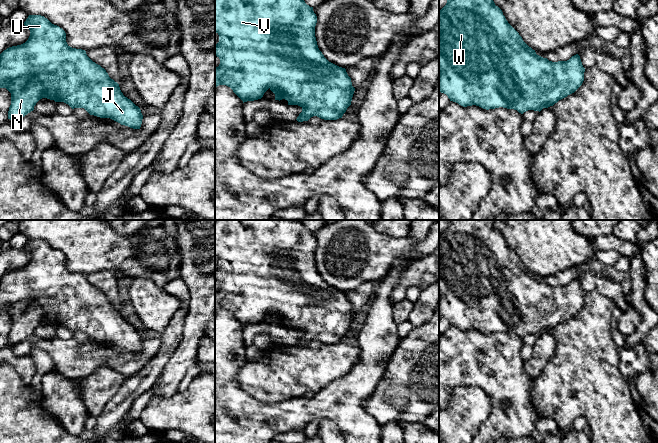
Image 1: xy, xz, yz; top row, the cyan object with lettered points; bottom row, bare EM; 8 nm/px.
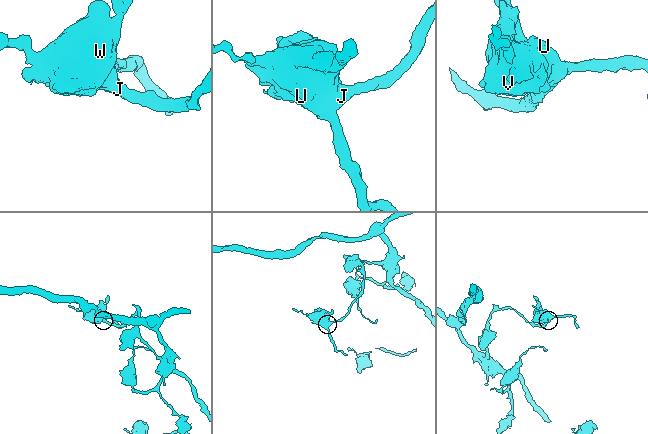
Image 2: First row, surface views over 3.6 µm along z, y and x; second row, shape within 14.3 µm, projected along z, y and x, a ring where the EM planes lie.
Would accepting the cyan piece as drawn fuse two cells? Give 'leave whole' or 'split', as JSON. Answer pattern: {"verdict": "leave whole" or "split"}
{"verdict": "leave whole"}

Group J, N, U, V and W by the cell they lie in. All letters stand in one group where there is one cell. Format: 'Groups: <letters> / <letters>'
Groups: J N U V W

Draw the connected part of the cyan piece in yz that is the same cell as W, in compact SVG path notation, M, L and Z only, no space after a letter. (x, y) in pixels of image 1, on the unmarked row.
M448 220L446 229L439 235L439 316L448 320L450 325L463 331L476 329L483 333L495 333L499 331L514 333L523 338L528 334L541 335L543 332L553 330L559 324L574 317L584 305L585 292L578 278L567 285L552 286L536 278L529 271L519 257L508 247L502 234L495 229L493 220Z

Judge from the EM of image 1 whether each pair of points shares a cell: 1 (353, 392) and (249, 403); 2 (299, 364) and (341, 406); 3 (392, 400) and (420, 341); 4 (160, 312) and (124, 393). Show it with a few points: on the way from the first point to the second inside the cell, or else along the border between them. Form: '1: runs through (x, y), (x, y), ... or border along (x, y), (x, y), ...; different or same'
1: runs through (327, 403), (319, 407), (300, 411), (275, 411); same
2: border along (343, 375), (331, 381), (314, 394); different
3: runs through (407, 385), (420, 372), (420, 356); same
4: border along (174, 313), (161, 335); different

